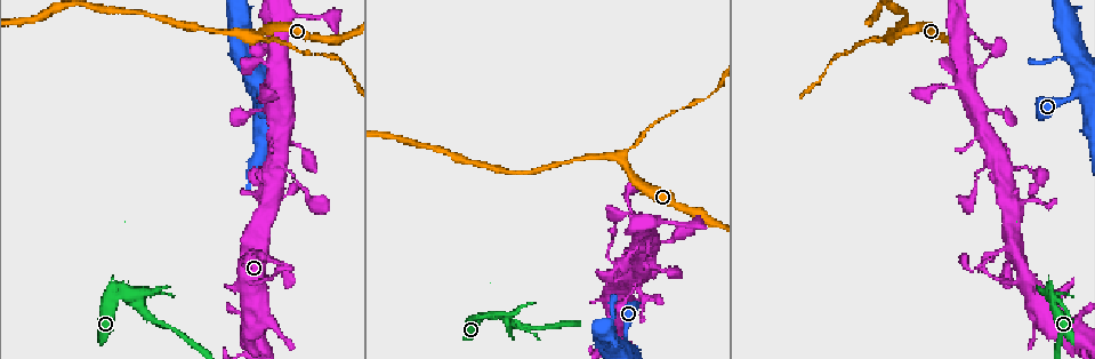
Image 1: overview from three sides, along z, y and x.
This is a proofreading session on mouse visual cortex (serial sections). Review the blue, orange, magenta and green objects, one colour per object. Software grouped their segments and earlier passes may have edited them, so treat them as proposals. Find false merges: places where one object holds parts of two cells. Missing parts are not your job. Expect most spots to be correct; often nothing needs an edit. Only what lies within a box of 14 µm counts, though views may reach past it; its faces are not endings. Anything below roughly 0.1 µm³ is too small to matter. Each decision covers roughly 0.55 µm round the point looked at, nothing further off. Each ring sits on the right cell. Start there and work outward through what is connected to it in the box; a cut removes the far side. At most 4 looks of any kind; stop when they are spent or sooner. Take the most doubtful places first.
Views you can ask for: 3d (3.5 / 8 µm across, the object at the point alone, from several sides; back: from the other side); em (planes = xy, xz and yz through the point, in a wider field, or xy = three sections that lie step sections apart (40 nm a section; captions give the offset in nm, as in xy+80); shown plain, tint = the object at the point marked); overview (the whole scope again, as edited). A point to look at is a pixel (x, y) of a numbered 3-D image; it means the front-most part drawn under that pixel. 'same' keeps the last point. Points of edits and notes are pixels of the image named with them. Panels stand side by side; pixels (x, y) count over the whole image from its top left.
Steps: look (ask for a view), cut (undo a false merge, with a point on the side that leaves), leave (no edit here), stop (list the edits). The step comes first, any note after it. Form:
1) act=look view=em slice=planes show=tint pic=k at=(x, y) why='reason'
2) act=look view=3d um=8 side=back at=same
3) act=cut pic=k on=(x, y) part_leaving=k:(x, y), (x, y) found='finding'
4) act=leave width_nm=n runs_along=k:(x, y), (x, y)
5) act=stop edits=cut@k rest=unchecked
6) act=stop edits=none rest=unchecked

act=look view=3d um=3.5 pic=1 at=(254, 35) why='a fork'

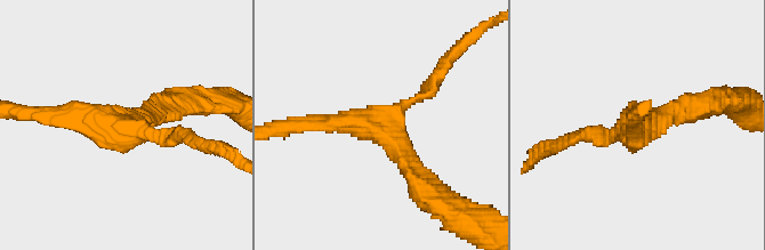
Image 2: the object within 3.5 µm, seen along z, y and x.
act=leave runs_along=2:(418, 183), (377, 123), (306, 123) found='one cell here'

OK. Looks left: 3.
act=look view=3d um=3.5 pic=1 at=(119, 296) why='thin neck'

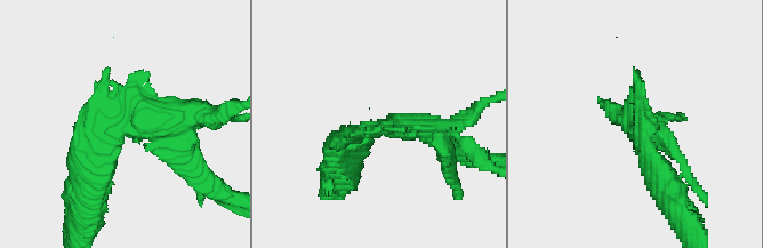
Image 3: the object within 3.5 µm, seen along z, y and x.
act=cut pic=3 on=(417, 133) part_leaving=3:(376, 126), (415, 126), (464, 152) found='a second cell is stuck on'

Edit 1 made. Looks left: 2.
act=stop edits=cut@3 rest=unchecked

